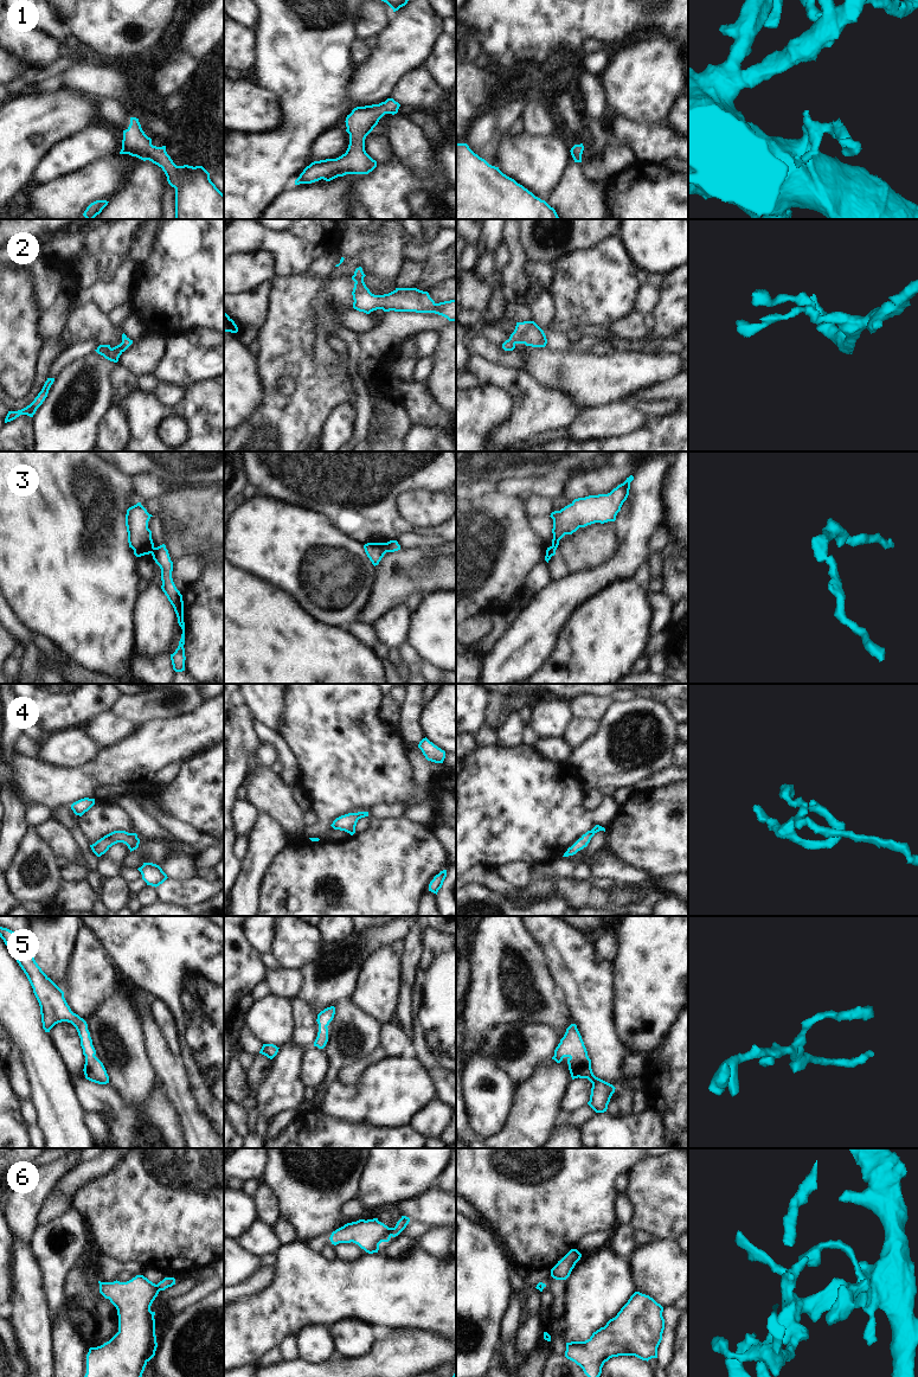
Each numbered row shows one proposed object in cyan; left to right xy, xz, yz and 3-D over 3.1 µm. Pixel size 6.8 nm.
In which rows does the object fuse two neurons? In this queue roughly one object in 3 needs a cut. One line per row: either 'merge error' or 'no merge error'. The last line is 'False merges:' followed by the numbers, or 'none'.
1: no merge error
2: no merge error
3: merge error
4: no merge error
5: no merge error
6: merge error
False merges: 3, 6

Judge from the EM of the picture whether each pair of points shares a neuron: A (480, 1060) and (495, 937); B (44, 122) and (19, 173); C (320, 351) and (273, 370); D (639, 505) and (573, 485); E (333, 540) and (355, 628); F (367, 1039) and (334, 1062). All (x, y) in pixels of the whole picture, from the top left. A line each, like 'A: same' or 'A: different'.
A: different
B: same
C: different
D: different
E: different
F: same

